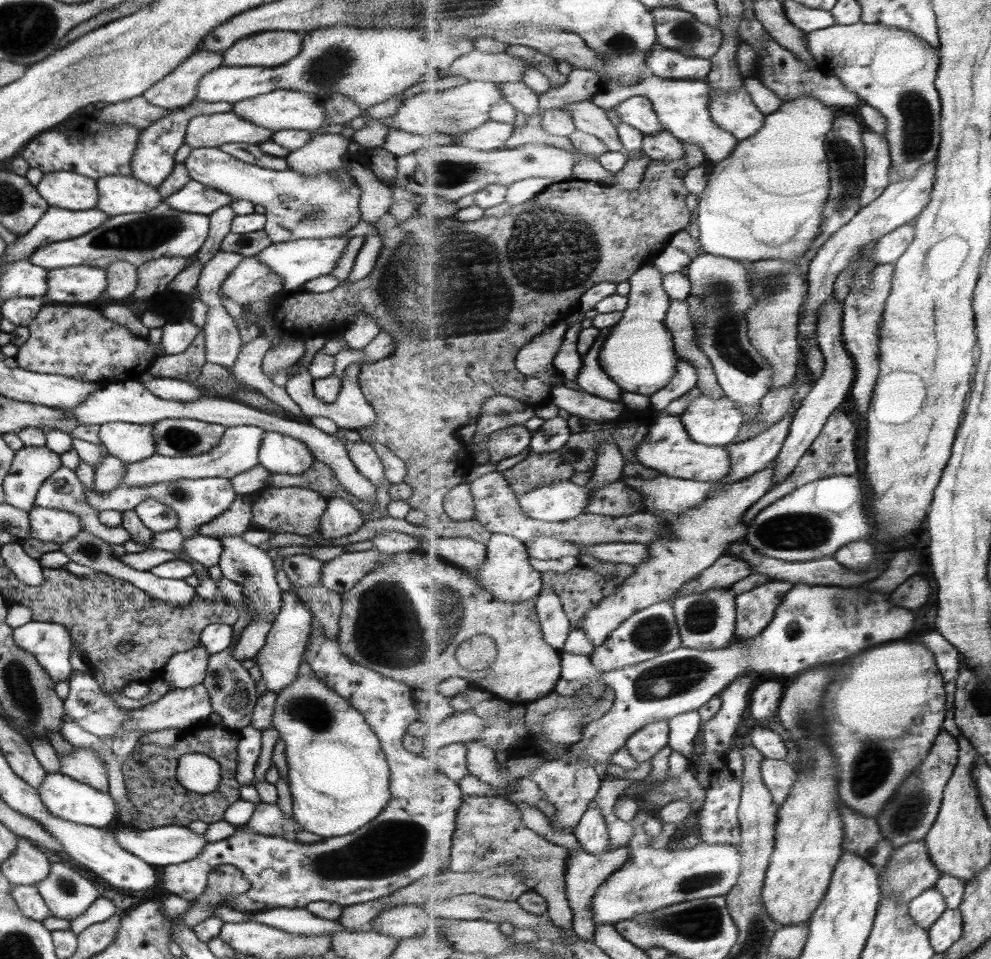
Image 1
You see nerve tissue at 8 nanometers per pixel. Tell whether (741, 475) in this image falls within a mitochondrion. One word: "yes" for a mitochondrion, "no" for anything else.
no

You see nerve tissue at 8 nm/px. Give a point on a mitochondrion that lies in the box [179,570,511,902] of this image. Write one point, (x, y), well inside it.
(392, 847)

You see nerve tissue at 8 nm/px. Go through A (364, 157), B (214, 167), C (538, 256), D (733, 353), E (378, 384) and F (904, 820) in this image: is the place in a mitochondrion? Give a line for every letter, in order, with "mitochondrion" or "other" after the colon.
A: other
B: other
C: mitochondrion
D: mitochondrion
E: other
F: mitochondrion

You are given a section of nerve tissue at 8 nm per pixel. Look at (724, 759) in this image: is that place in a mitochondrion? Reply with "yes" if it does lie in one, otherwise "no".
no

